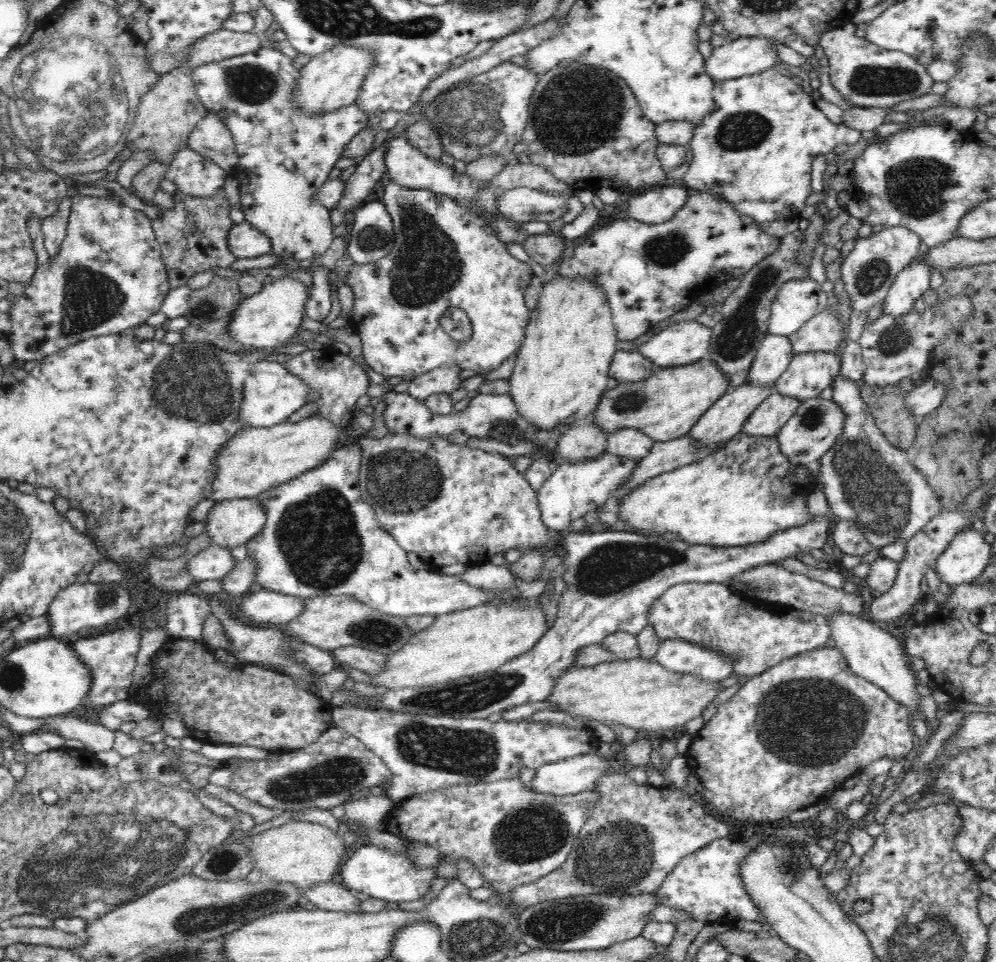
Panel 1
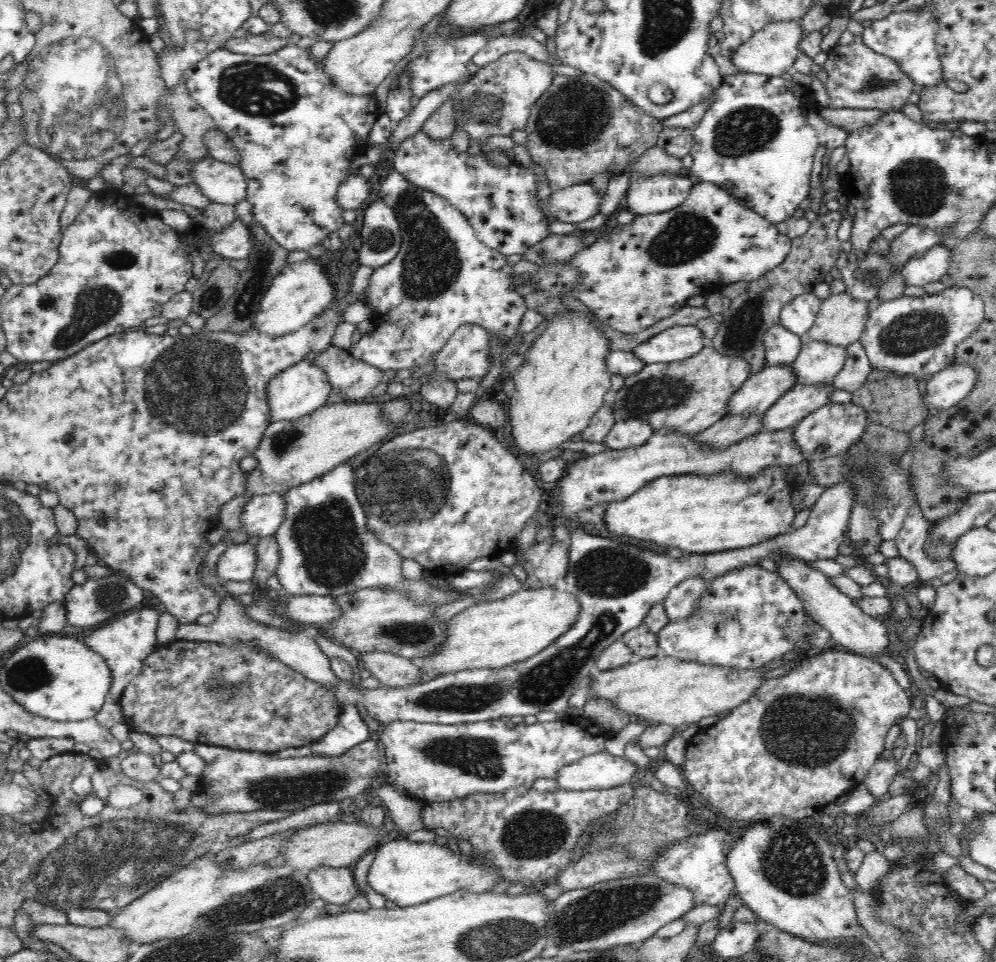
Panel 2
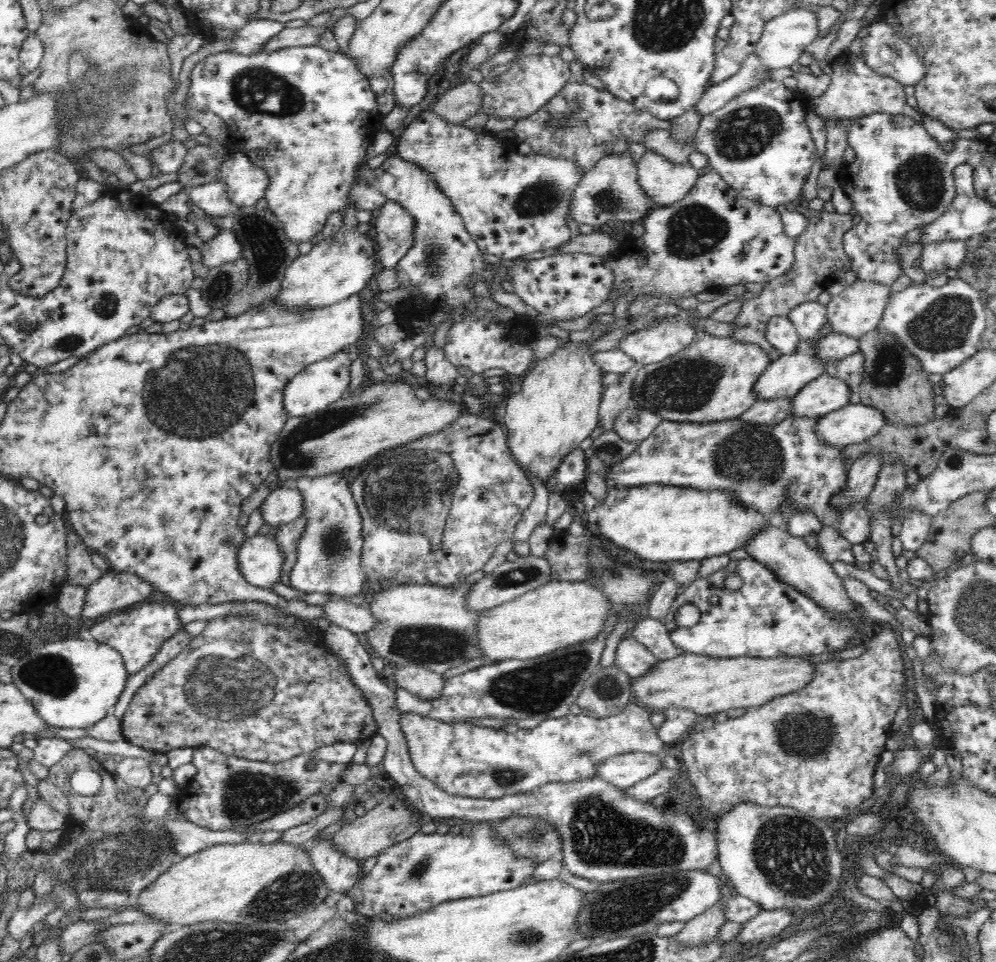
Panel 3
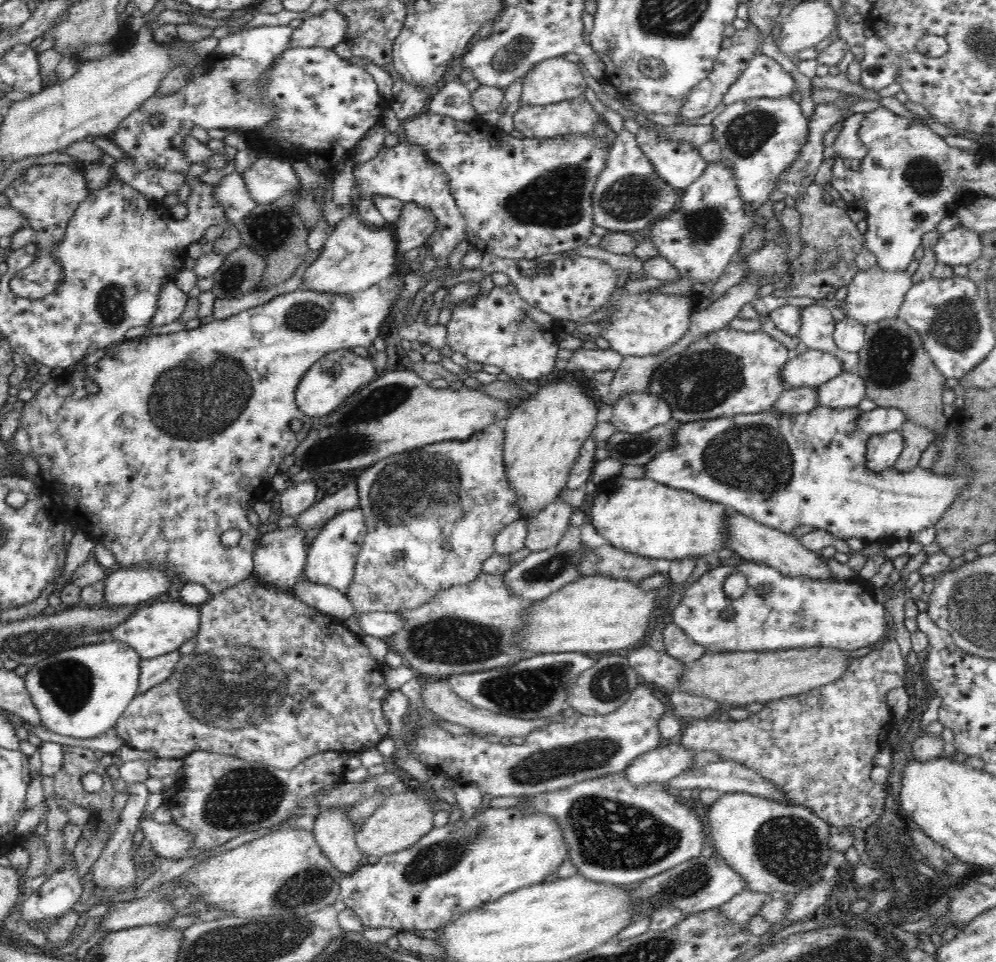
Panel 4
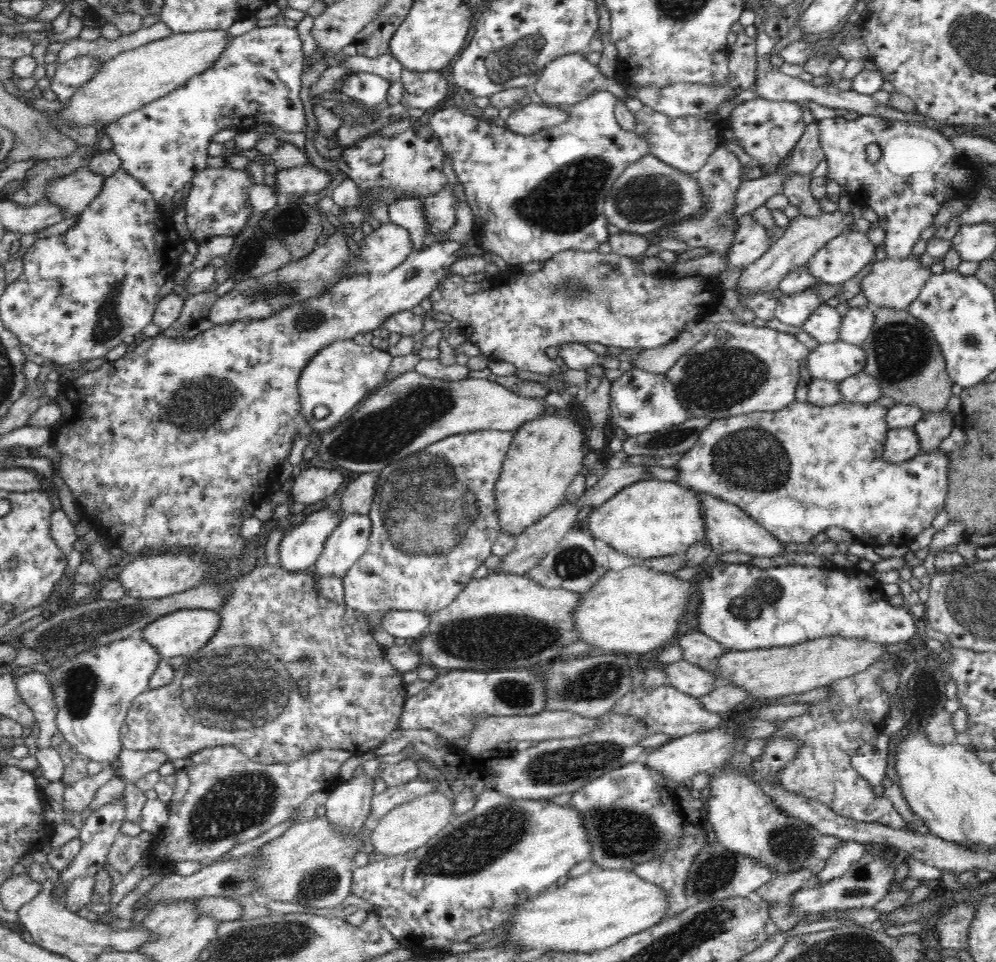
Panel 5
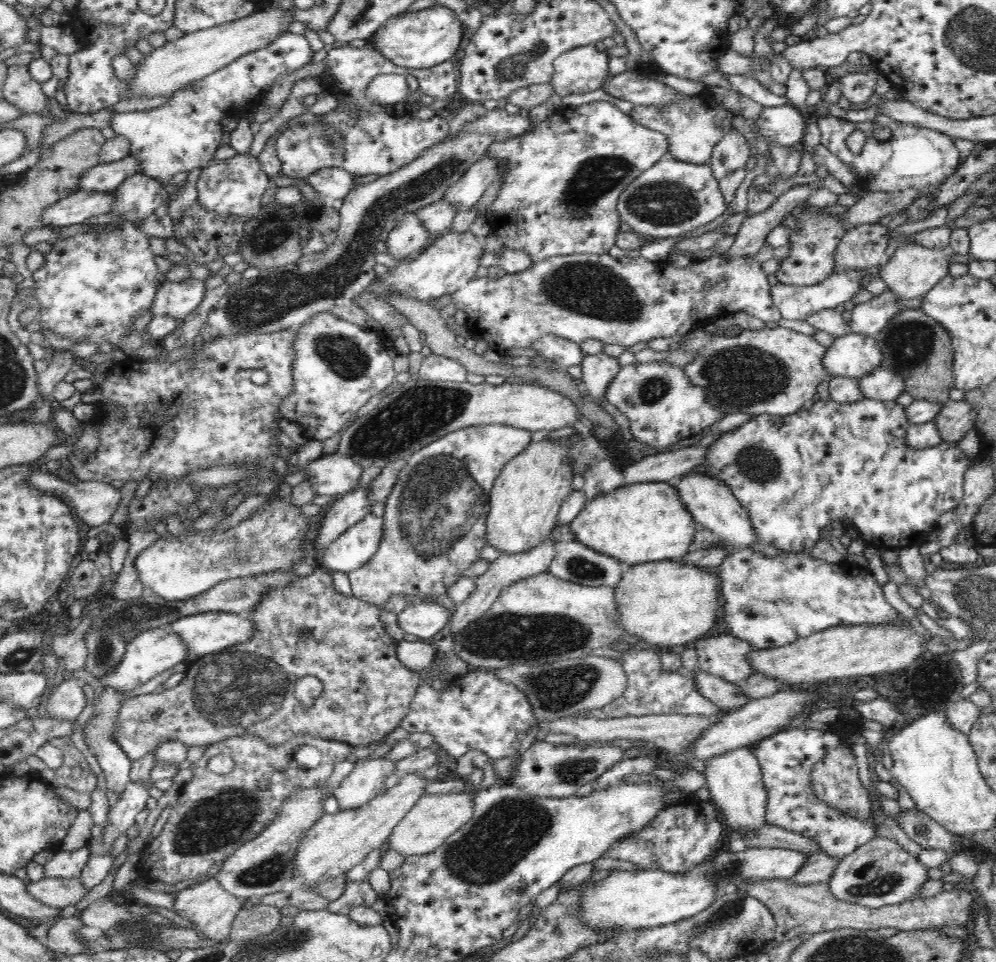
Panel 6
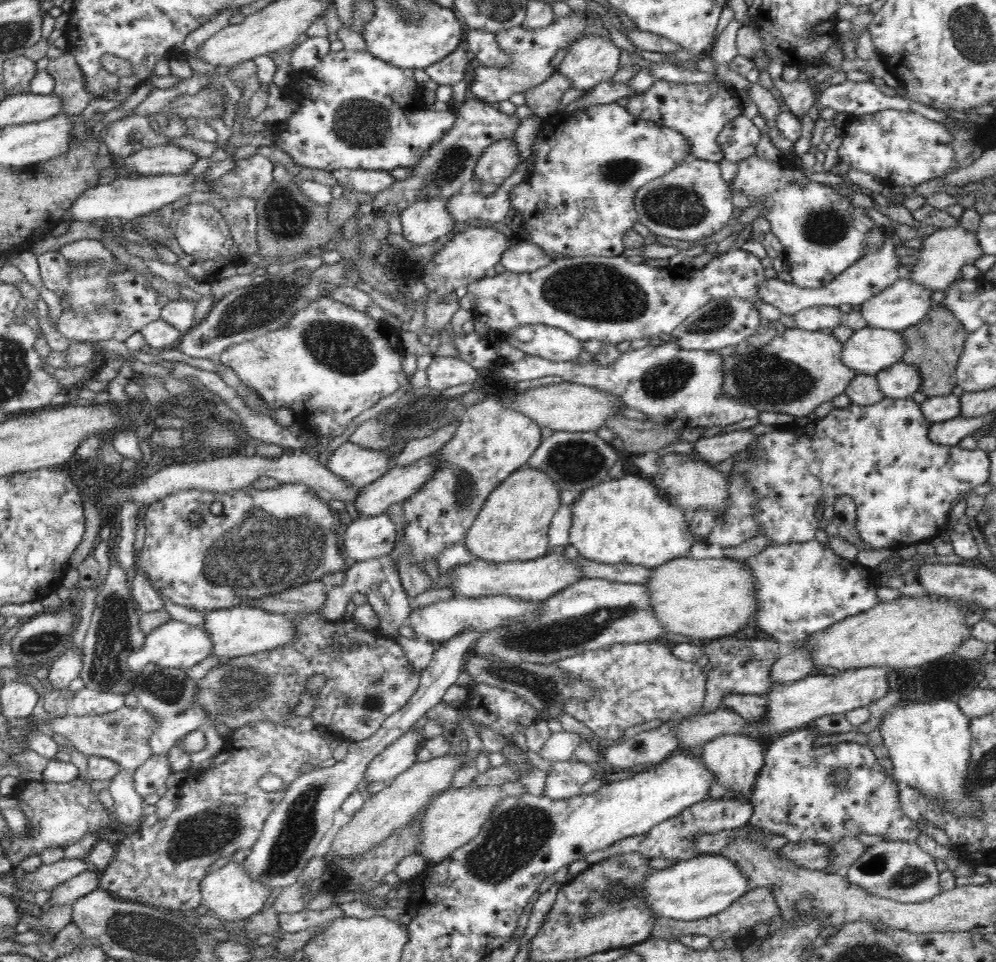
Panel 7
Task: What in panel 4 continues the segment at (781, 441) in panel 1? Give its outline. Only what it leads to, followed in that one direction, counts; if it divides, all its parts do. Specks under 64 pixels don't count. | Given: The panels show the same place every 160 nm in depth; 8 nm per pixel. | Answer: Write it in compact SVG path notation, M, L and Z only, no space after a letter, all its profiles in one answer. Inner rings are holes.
M876 407L873 410L860 413L855 420L855 425L860 432L874 435L902 430L906 421L905 413L899 408Z

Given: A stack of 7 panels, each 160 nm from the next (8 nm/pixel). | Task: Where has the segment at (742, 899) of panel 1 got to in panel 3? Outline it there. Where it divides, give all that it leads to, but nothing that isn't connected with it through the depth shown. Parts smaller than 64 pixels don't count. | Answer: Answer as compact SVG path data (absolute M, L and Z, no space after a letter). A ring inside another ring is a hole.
M330 625L324 631L324 644L345 662L351 681L368 698L368 703L373 709L375 721L378 724L378 734L387 740L387 750L382 762L382 771L389 775L400 786L406 804L417 812L422 813L426 819L447 819L450 822L471 820L473 823L484 820L503 819L509 816L530 816L544 819L558 829L562 840L561 859L565 867L573 875L586 878L589 881L600 883L624 880L625 878L638 878L646 875L666 872L684 872L686 870L699 870L708 872L710 864L716 860L719 852L717 847L717 832L709 832L696 826L691 815L684 812L674 812L668 799L658 801L640 801L625 794L622 788L618 788L605 780L595 776L583 781L569 783L546 783L530 792L518 792L503 796L499 799L477 799L465 796L448 794L438 788L431 780L424 778L414 766L409 754L409 743L401 730L399 720L402 714L396 709L396 690L391 690L381 681L380 674L375 671L372 662L372 653L364 645L360 636L339 626Z

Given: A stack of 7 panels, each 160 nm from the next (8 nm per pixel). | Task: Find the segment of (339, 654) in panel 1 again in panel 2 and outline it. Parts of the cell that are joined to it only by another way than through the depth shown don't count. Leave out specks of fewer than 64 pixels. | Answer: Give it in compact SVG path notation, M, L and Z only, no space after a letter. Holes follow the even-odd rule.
M361 652L358 653L360 662L370 671L370 677L378 680L384 687L406 687L420 682L421 670L410 660L389 652Z

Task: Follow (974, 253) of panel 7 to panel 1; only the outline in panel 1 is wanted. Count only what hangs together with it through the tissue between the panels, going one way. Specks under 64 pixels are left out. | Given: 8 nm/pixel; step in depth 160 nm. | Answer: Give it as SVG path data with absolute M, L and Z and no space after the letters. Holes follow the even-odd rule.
M829 306L822 310L820 314L814 315L806 324L803 324L794 334L788 337L794 355L800 355L810 352L833 352L843 343L843 338L847 336L848 323L846 326L841 324L841 320L829 309Z

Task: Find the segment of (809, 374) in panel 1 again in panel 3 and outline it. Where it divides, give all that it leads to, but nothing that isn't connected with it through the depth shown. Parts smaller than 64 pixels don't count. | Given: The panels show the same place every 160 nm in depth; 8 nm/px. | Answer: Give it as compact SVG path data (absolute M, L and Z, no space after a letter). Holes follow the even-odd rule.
M829 333L815 342L815 348L809 350L818 361L826 367L829 361L842 361L844 358L856 356L860 352L859 339L845 334Z

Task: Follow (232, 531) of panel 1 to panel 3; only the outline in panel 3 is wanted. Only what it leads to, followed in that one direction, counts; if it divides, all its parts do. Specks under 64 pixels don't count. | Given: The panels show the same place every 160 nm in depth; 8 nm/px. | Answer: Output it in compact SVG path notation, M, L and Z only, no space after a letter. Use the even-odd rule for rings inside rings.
M295 485L274 489L259 506L268 526L278 528L294 522L303 512L303 496Z

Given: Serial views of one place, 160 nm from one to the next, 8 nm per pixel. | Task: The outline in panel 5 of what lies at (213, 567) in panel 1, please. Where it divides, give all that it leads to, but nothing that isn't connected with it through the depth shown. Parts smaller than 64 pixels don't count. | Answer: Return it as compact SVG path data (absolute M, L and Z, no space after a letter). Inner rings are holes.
M325 507L310 513L301 524L290 528L279 543L279 568L288 572L305 572L315 566L323 552L325 540L348 514L331 513Z

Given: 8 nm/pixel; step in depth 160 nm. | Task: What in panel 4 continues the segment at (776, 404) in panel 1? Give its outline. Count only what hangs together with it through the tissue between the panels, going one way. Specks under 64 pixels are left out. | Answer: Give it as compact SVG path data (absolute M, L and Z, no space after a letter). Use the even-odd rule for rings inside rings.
M842 372L815 389L817 406L830 408L857 407L866 392L863 378L857 372Z

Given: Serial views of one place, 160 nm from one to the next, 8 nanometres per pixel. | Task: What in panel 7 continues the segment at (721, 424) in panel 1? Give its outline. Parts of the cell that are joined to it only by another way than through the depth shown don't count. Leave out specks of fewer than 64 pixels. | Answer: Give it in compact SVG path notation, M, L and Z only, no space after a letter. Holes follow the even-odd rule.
M864 327L852 333L852 336L843 343L842 364L862 374L878 374L883 368L889 368L902 361L905 342L899 331L882 328Z

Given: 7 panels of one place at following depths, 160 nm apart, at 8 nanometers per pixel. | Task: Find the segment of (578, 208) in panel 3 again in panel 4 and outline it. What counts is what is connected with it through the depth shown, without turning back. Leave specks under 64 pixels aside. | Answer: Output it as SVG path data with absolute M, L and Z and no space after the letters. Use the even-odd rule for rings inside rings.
M625 128L618 133L616 144L610 148L606 164L598 175L592 191L594 225L616 231L631 233L678 211L678 203L684 190L677 190L662 180L652 163L642 153L636 136Z

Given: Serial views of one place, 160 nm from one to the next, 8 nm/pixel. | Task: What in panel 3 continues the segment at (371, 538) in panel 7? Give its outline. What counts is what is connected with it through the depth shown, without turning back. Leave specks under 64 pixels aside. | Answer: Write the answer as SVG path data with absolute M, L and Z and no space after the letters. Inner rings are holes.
M332 473L314 478L302 476L293 482L293 485L303 496L302 515L307 518L307 523L296 547L296 564L290 572L289 586L306 594L322 593L338 597L361 594L367 582L363 568L363 518L353 497L350 483L346 482L346 478L342 478L339 473Z

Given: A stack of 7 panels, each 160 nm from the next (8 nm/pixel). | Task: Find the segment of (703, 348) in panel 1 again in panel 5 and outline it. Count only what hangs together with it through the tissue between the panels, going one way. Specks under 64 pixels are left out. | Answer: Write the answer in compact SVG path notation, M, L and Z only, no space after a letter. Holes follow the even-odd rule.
M574 249L565 250L555 254L552 258L543 262L543 267L533 273L512 274L508 280L504 280L504 275L499 274L490 278L486 278L481 282L467 282L463 276L460 275L448 275L445 279L441 280L438 288L435 288L429 296L432 303L432 308L436 312L450 314L452 318L456 318L459 322L459 328L462 333L470 339L470 344L478 346L480 352L490 361L504 361L512 363L516 366L517 370L528 370L534 374L558 374L559 366L555 364L554 360L550 360L548 354L546 354L546 348L550 346L558 346L566 343L582 343L587 342L599 342L607 347L618 346L624 348L642 348L643 350L654 349L670 341L673 341L682 332L684 325L695 319L696 317L708 317L711 314L715 314L718 308L722 308L720 304L722 296L722 287L719 282L710 283L708 279L704 282L701 281L700 275L697 276L684 276L684 278L668 278L663 275L662 271L657 271L652 275L646 275L641 267L634 265L633 257L628 257L614 252L602 254L598 250L592 252L576 251ZM580 281L587 289L586 293L578 293L578 287L572 285L572 283ZM572 282L572 283L570 283ZM568 285L570 292L565 292L563 288Z

